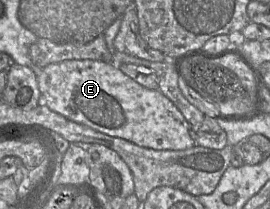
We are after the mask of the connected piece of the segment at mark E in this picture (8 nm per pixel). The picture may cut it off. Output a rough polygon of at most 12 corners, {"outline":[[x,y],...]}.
{"outline":[[89,59],[39,68],[38,105],[154,150],[196,146],[158,89]]}

